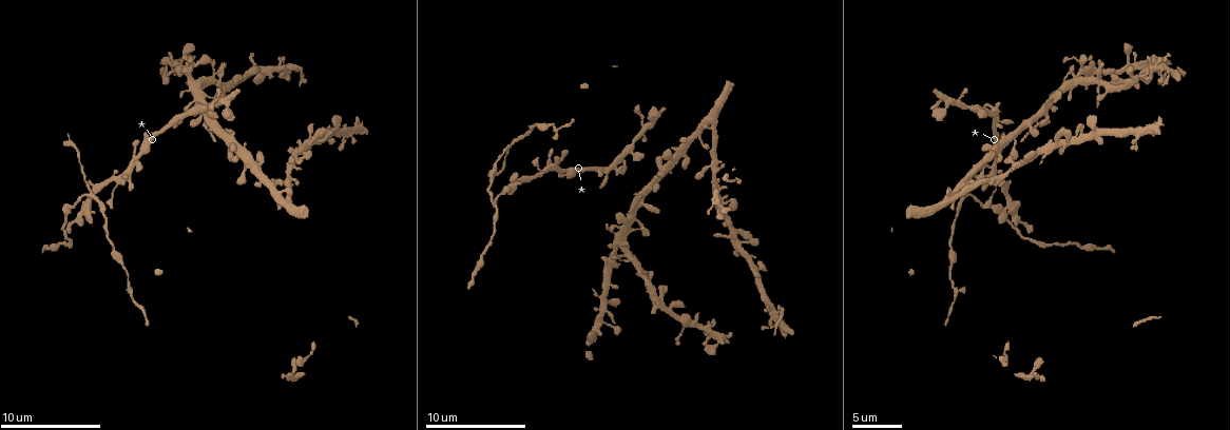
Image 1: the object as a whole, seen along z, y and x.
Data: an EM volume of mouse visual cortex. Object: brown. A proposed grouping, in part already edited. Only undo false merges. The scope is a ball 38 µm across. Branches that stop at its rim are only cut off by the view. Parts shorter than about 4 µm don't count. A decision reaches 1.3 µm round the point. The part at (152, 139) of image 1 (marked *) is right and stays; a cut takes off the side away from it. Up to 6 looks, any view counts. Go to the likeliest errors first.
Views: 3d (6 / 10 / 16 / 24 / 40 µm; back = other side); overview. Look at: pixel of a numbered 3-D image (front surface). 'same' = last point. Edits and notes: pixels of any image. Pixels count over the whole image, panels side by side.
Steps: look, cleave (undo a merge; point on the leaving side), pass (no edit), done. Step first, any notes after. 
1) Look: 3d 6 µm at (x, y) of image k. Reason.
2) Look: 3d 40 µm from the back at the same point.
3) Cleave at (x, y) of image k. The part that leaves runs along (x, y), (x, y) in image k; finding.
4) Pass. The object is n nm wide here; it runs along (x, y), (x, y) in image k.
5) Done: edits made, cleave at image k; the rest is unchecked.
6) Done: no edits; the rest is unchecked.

Look: 3d 6 µm at (542, 173) of image 1. Four or more arms meet.

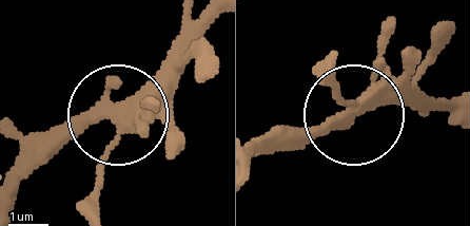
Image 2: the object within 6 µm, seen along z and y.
Pass. The object is 320 nm wide here; it runs along (213, 14), (122, 114), (99, 175), (99, 215) in image 2; all the same neuron.

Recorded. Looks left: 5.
Look: 3d 10 µm at (947, 205) of image 1. Three-way junction.

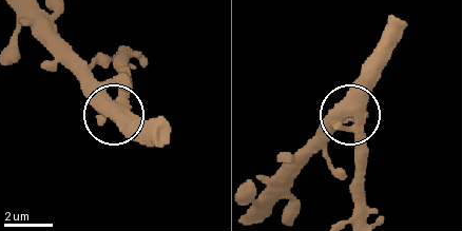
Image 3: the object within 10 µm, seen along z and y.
Look: 3d 10 µm from the back at (345, 115) of image 3. From behind.

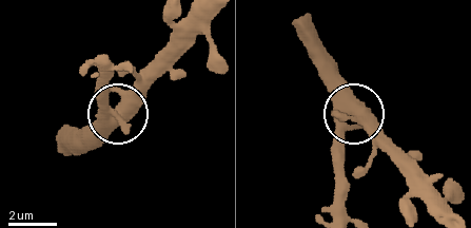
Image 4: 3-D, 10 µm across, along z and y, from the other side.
Pass. One neuron here.

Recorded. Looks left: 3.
Look: 3d 16 µm at (198, 80) of image 1. Four or more arms meet.

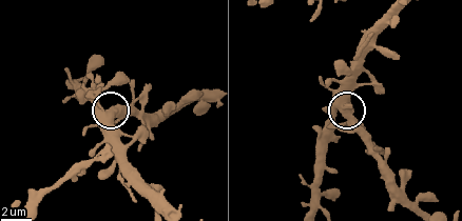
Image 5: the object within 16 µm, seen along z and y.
Pass. All the same neuron.

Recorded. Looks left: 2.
Done: no edits; the rest is unchecked.

